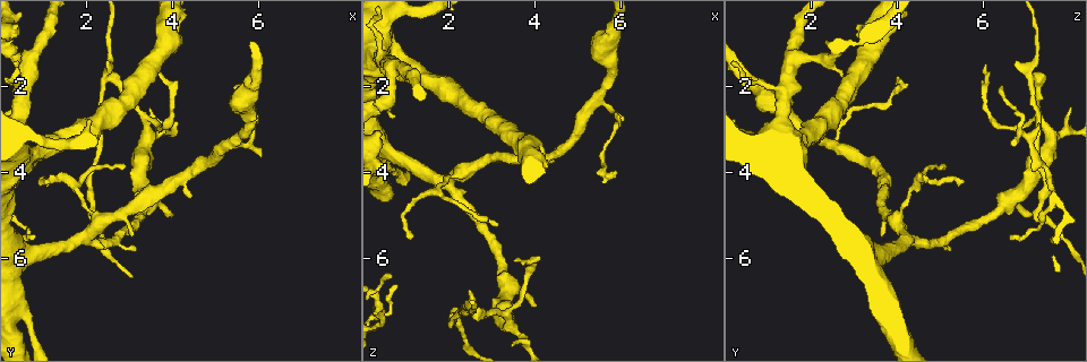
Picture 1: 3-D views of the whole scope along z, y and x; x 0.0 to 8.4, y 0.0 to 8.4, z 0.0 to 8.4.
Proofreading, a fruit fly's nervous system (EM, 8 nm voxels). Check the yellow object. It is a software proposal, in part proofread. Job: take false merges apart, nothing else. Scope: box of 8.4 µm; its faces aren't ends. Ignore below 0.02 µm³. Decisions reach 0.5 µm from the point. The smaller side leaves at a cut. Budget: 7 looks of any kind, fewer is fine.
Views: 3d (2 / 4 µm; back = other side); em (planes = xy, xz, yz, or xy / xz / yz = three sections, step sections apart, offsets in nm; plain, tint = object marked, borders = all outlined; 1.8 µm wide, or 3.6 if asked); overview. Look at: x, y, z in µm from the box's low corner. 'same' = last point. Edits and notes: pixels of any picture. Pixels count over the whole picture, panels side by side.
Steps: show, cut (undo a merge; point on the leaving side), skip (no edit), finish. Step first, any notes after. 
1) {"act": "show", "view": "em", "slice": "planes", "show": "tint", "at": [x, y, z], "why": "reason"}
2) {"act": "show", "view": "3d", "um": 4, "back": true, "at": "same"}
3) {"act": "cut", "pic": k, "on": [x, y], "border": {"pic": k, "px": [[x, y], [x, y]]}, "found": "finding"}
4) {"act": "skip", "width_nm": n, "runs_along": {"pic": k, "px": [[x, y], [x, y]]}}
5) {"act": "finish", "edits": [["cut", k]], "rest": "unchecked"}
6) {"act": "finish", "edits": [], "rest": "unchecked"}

{"act": "show", "view": "em", "um": 3.6, "slice": "xz", "step": 16, "show": "tint", "at": [3.75, 3.05, 7.85], "why": "sudden change in width"}

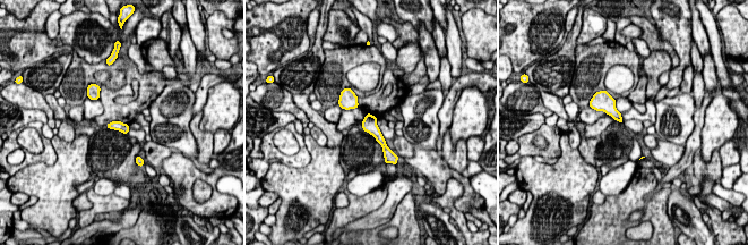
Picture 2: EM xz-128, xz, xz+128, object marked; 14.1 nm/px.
{"act": "skip", "width_nm": 90, "found": "continuous, no second neuron"}

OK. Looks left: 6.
{"act": "show", "view": "em", "slice": "yz", "step": 4, "show": "tint", "at": [3.75, 1.05, 3.40], "why": "a fork"}

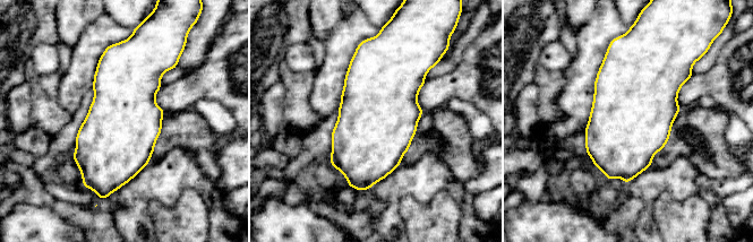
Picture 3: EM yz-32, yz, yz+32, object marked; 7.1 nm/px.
{"act": "skip", "found": "all the same neuron"}

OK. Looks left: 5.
{"act": "show", "view": "em", "slice": "xy", "step": 16, "show": "tint", "at": [2.65, 1.80, 7.15]}

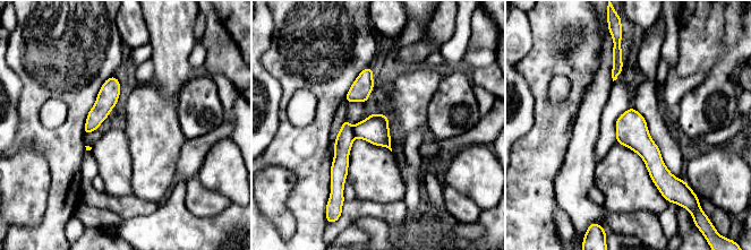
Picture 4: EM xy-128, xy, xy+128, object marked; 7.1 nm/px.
{"act": "show", "view": "em", "slice": "planes", "show": "tint", "at": "same", "why": "cut it another way"}

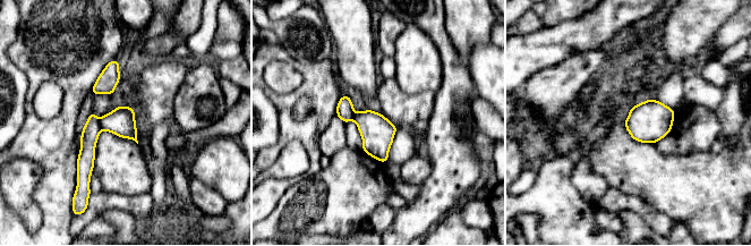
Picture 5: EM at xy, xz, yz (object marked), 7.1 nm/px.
{"act": "cut", "pic": 5, "on": [90, 134], "border": {"pic": 5, "px": [[99, 119], [99, 126], [102, 129]]}, "found": "a second neuron is stuck on"}

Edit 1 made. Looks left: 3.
{"act": "finish", "edits": [["cut", 5]], "rest": "unchecked"}

